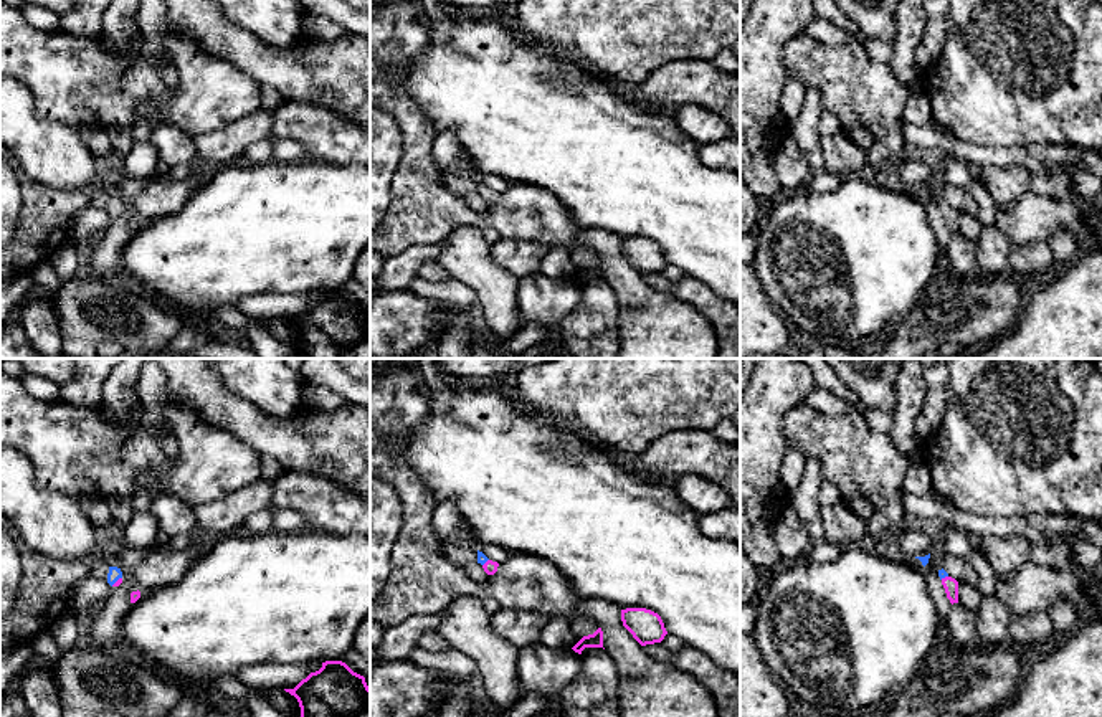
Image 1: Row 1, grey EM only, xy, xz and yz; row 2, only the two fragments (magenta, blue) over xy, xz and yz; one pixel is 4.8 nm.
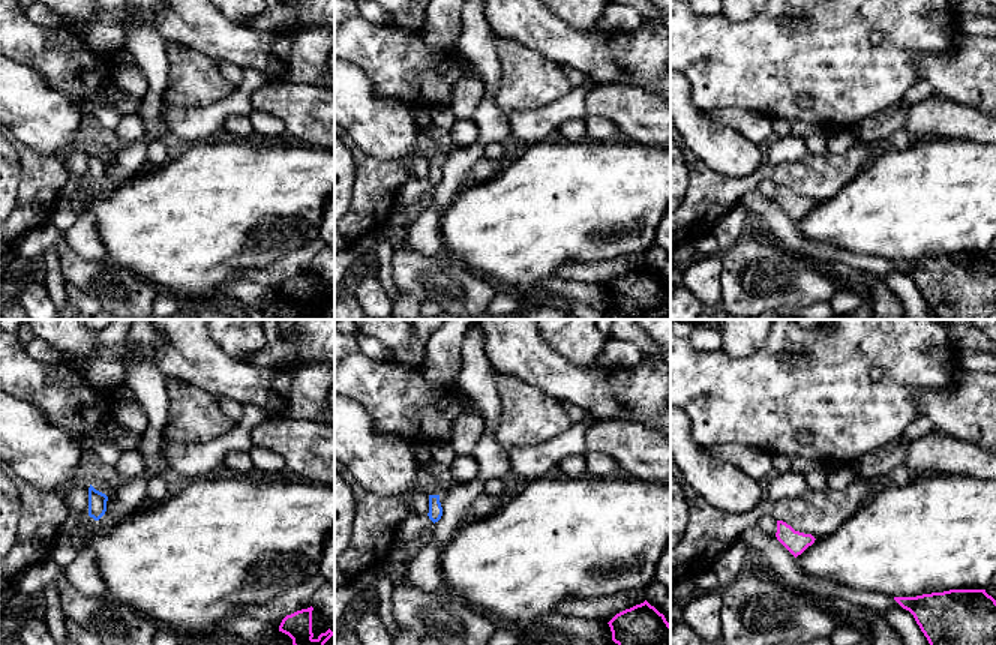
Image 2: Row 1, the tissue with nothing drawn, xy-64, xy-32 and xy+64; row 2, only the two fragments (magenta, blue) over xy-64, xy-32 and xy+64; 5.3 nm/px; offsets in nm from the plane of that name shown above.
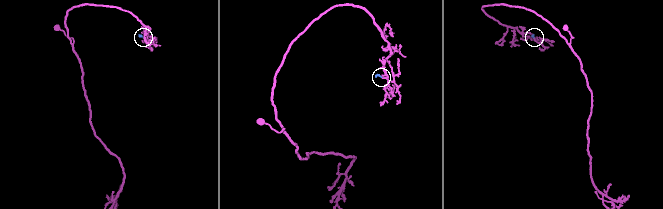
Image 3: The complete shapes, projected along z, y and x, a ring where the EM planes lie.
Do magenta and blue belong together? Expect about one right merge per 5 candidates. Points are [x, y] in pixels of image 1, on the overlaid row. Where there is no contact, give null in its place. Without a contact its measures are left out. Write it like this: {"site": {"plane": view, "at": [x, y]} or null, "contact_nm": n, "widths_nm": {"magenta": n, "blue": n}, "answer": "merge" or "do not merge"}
{"site": {"plane": "xy", "at": [118, 580]}, "contact_nm": 70, "widths_nm": {"magenta": 20, "blue": 70}, "answer": "merge"}

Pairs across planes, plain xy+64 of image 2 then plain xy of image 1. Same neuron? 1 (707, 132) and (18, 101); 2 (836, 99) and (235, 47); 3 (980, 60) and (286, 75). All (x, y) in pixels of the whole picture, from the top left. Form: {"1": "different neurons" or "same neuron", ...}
{"1": "same neuron", "2": "different neurons", "3": "same neuron"}

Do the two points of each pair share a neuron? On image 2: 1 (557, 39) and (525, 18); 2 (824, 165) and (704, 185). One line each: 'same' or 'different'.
1: same
2: same

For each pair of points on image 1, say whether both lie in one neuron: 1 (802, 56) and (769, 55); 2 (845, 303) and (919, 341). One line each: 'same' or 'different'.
1: different
2: different

